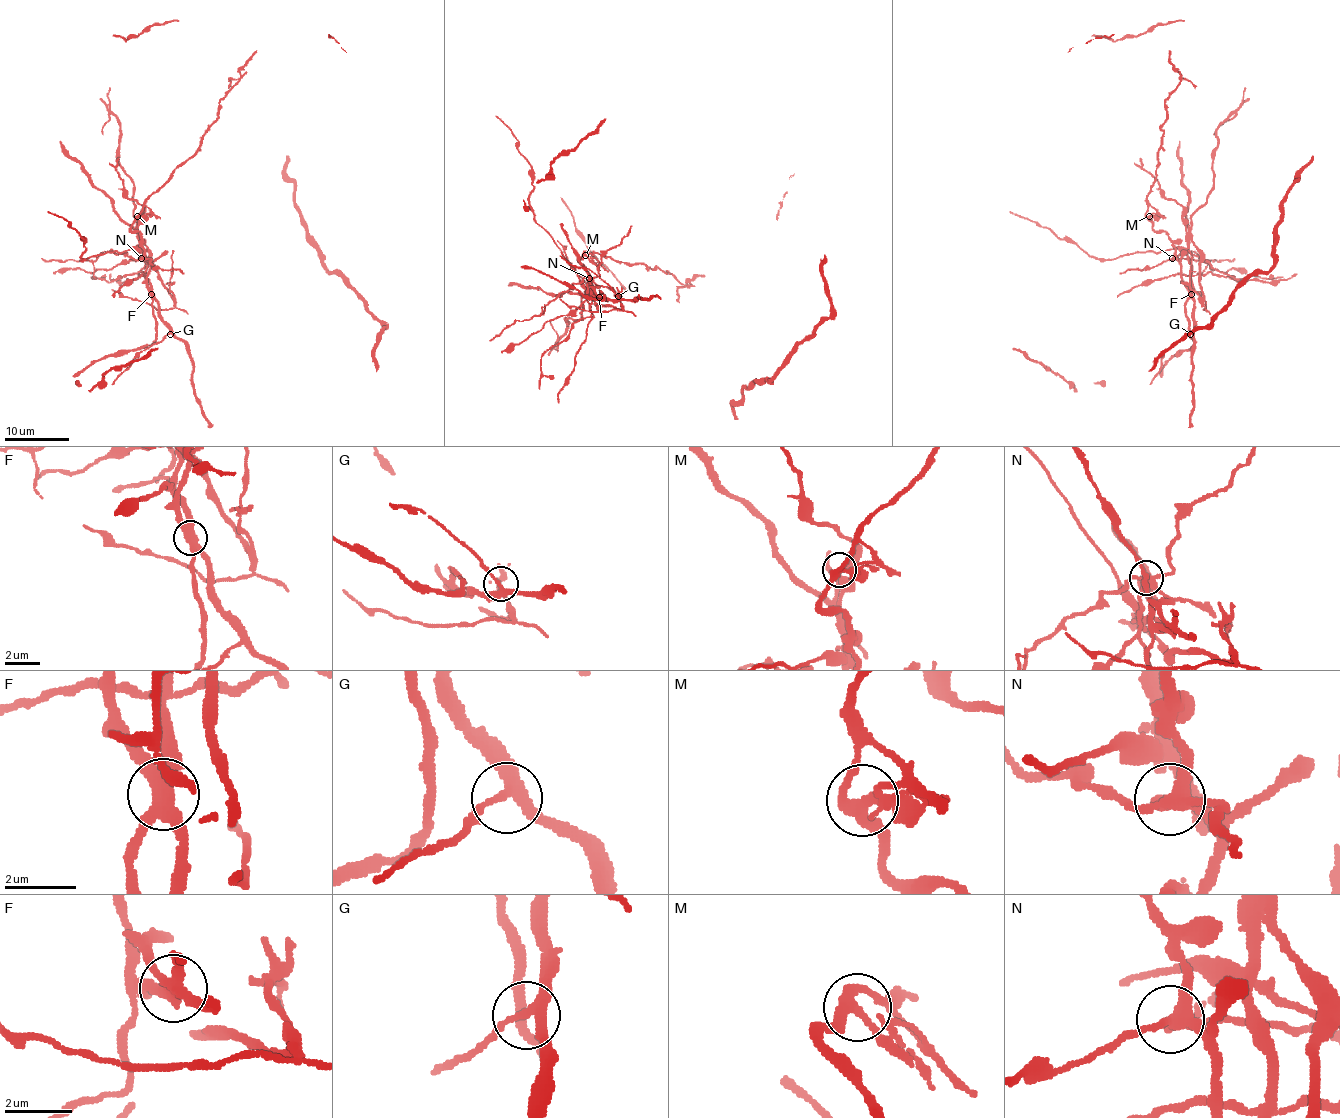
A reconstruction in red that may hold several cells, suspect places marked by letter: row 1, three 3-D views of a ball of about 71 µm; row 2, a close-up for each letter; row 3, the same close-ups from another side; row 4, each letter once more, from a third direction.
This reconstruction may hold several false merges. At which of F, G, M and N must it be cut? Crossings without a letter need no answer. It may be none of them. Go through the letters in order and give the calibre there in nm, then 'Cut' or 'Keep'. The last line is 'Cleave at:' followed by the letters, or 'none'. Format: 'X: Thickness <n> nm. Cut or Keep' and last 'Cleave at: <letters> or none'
F: Thickness 360 nm. Cut
G: Thickness 240 nm. Keep
M: Thickness 280 nm. Keep
N: Thickness 320 nm. Cut
Cleave at: F, N

